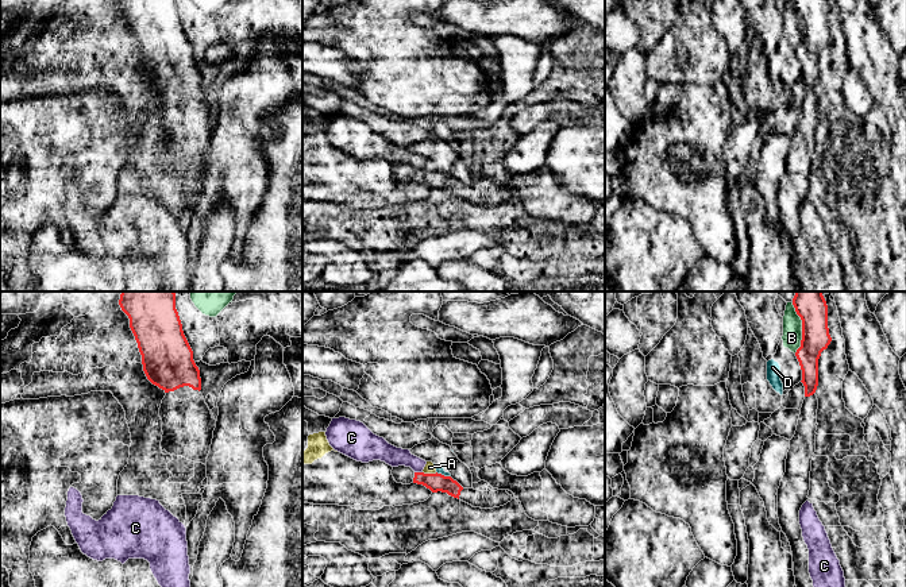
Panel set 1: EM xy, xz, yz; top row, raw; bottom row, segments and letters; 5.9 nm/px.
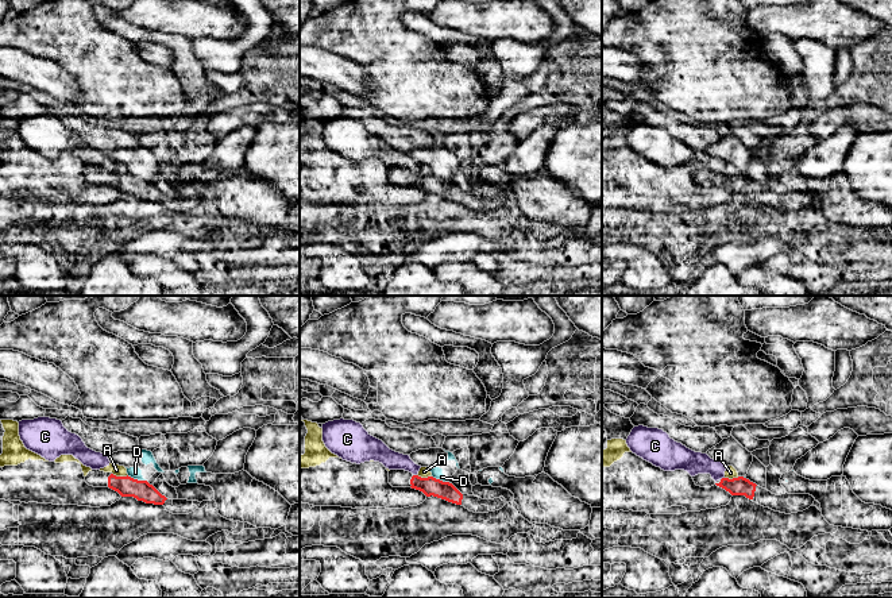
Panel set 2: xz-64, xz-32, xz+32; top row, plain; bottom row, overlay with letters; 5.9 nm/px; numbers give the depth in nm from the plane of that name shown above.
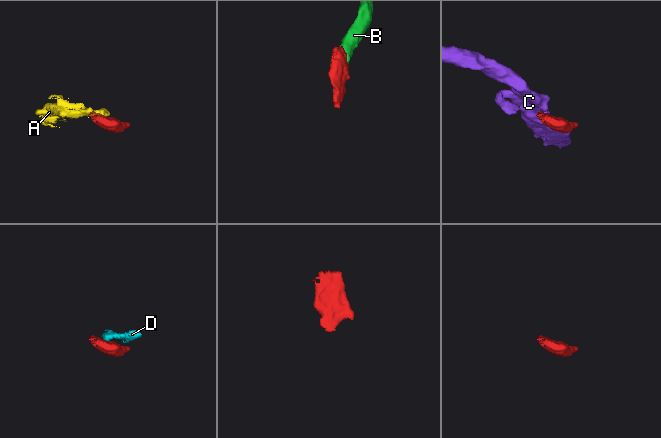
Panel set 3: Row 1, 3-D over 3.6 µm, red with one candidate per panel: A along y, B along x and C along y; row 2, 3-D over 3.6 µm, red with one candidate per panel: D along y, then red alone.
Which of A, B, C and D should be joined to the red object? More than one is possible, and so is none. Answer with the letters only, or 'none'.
none

